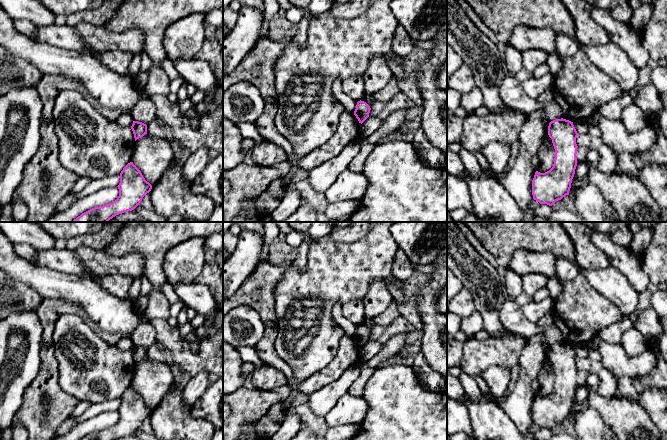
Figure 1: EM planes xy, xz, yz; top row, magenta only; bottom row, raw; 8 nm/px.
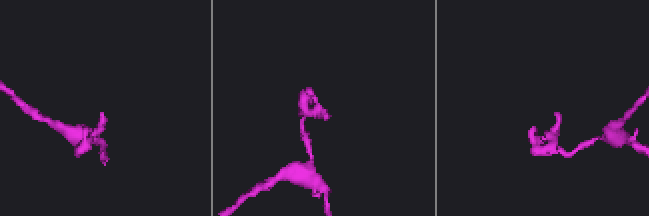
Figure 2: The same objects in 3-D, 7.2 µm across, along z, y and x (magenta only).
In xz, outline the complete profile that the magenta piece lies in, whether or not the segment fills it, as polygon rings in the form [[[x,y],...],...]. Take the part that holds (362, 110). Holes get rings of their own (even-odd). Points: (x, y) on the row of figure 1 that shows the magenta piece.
[[[361,100],[357,102],[354,115],[358,119],[359,123],[362,124],[369,117],[370,110],[371,108],[366,102]]]

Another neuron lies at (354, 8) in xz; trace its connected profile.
[[[350,0],[344,4],[333,4],[329,12],[339,19],[352,19],[367,11],[372,0]]]

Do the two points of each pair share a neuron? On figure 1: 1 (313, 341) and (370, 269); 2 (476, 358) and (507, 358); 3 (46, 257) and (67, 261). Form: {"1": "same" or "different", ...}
{"1": "same", "2": "same", "3": "same"}

